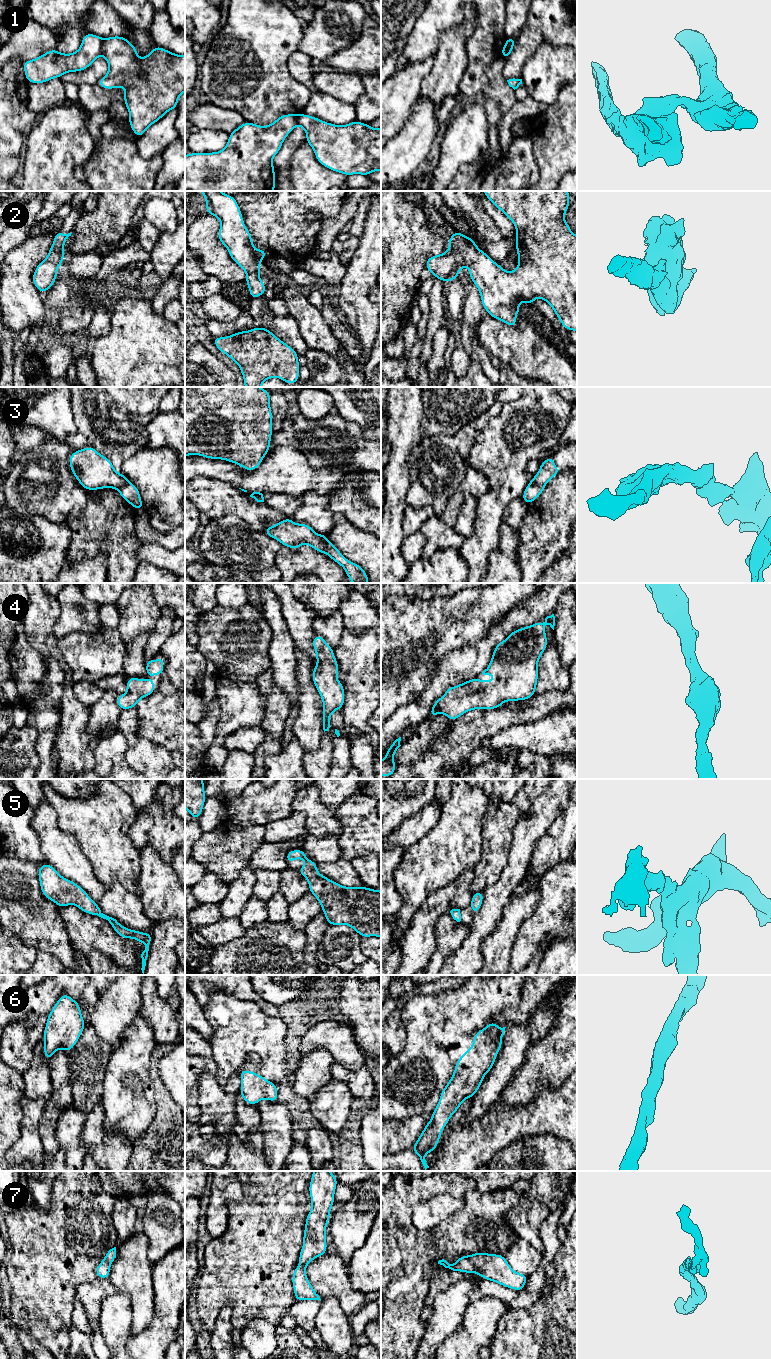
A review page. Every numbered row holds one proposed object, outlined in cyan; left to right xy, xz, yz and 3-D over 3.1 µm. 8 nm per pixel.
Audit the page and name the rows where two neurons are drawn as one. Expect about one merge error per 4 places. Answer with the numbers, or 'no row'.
1, 3

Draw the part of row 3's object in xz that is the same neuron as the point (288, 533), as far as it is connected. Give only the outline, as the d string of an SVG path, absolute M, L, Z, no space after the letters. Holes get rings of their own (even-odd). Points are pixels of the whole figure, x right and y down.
M285 518L274 526L267 527L263 532L279 541L282 546L288 546L293 550L297 550L302 544L306 544L319 553L326 553L325 543L312 527L305 523L296 524L291 518Z

